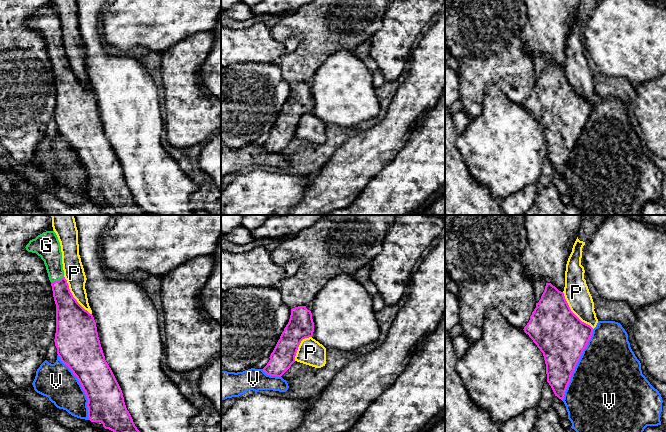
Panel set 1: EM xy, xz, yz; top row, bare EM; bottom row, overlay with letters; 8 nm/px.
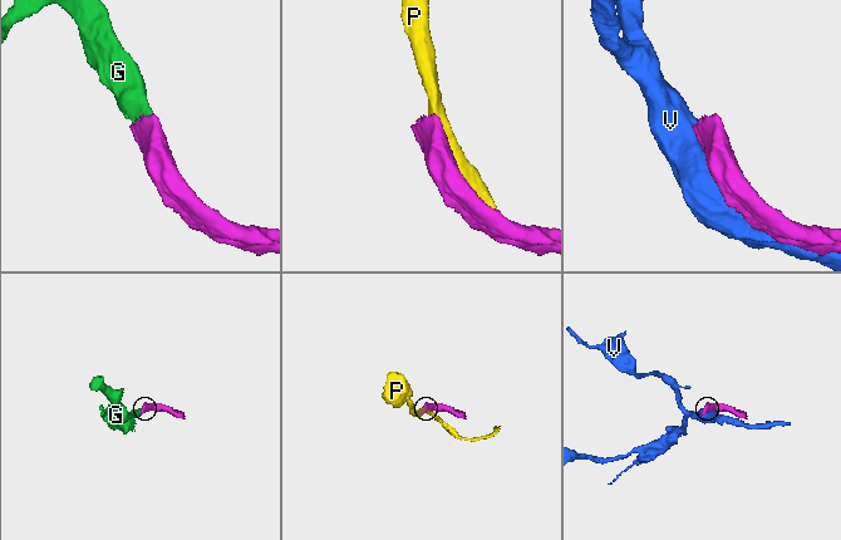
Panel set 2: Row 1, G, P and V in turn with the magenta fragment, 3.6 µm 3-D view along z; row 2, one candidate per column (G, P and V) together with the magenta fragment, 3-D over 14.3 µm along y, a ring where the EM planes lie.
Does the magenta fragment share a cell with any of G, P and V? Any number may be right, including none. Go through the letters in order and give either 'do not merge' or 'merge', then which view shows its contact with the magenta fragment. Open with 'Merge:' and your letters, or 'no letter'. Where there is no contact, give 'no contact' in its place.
Merge: G
G: merge | xy
P: do not merge | yz
V: do not merge | yz

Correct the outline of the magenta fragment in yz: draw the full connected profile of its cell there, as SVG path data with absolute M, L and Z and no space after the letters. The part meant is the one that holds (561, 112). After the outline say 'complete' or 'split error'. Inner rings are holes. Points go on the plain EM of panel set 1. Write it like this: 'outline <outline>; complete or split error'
outline M546 59L541 75L523 106L543 129L547 158L555 172L563 177L593 104L571 87L563 68Z; complete

